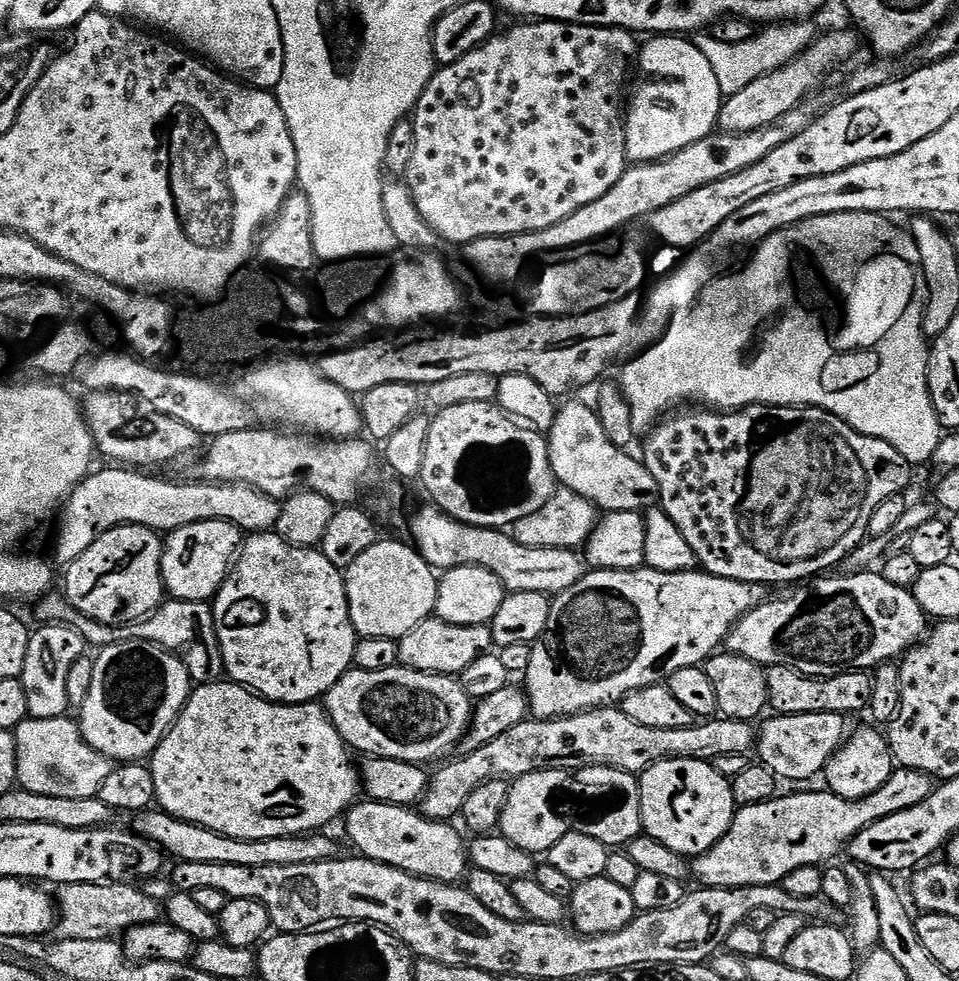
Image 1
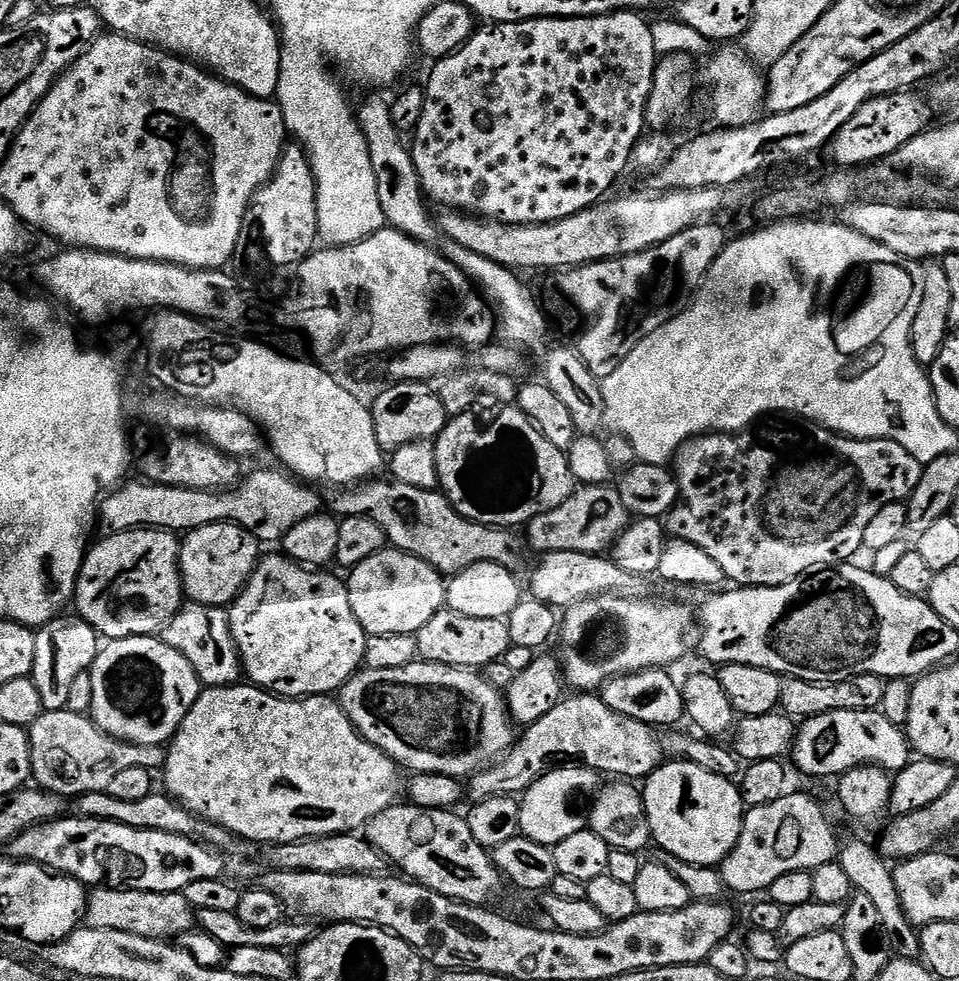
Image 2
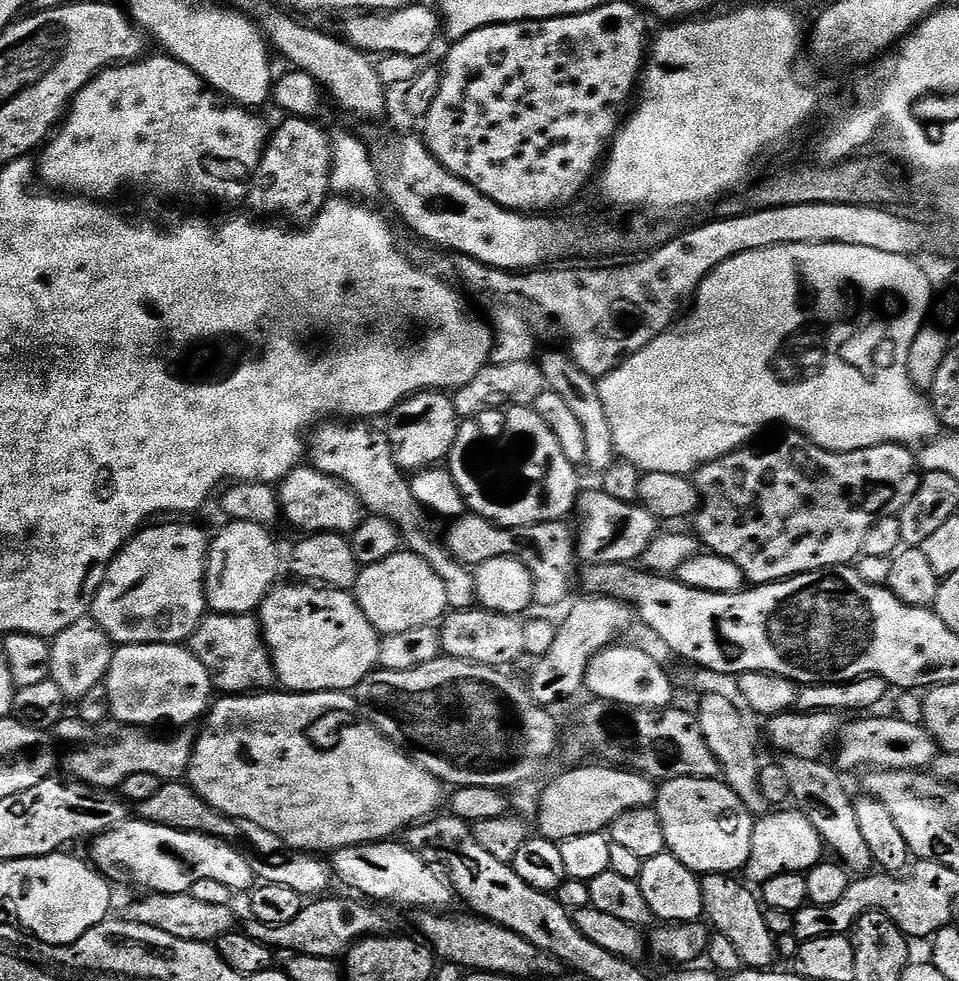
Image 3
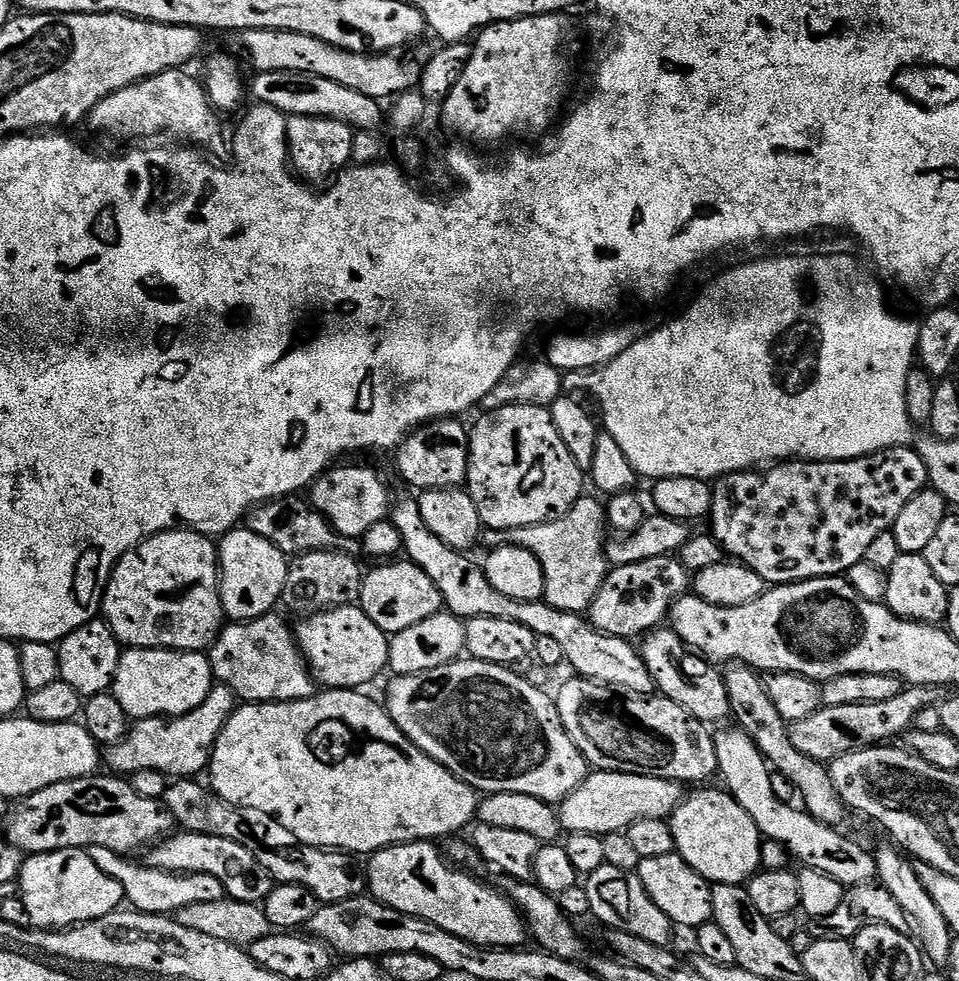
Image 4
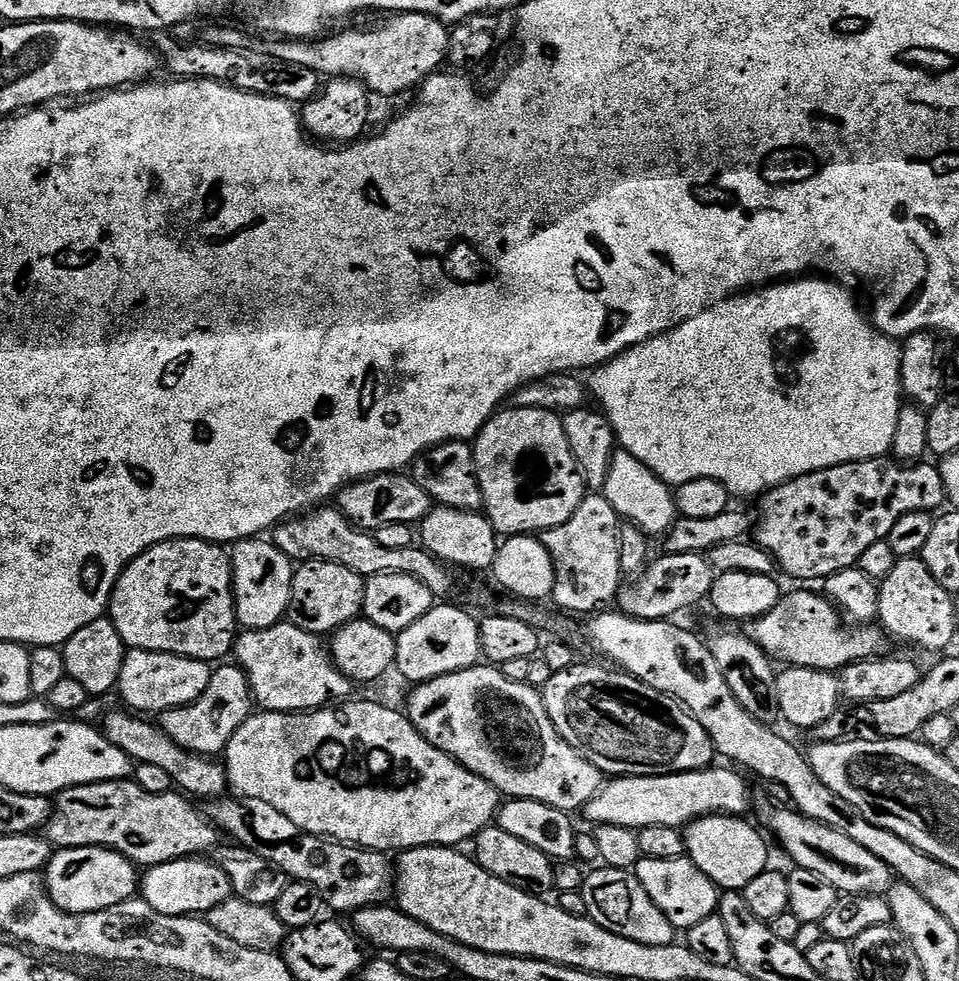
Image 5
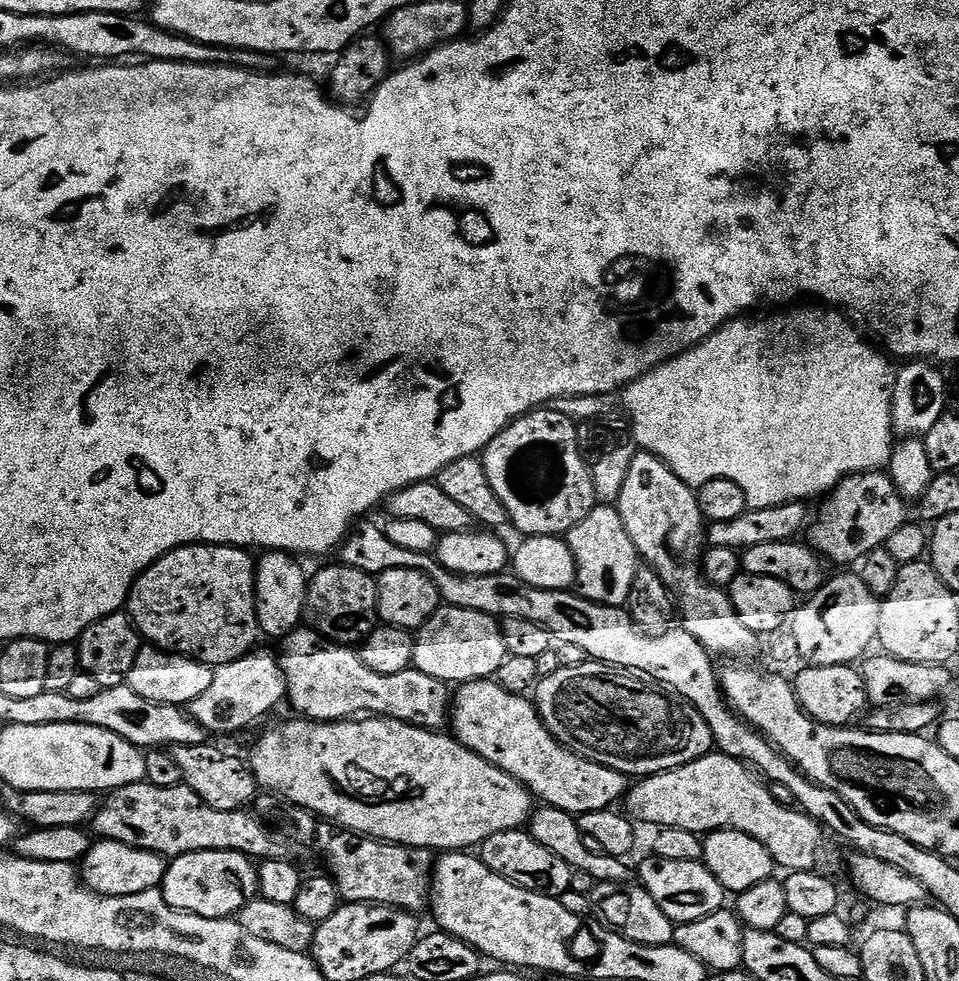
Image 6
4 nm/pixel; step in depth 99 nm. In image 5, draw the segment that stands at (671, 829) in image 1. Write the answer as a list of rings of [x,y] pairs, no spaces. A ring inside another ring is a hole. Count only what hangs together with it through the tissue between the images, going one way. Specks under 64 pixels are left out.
[[[717,814],[693,820],[683,829],[687,859],[692,860],[717,889],[743,890],[769,867],[768,844],[760,837],[759,830],[746,821],[738,816]]]

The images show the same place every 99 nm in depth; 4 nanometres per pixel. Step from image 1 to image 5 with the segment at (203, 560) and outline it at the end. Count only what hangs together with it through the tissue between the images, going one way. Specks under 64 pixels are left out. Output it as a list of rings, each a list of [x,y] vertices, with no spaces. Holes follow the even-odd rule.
[[[268,538],[237,540],[230,552],[232,589],[236,599],[236,619],[241,629],[269,628],[288,615],[292,601],[294,561]]]

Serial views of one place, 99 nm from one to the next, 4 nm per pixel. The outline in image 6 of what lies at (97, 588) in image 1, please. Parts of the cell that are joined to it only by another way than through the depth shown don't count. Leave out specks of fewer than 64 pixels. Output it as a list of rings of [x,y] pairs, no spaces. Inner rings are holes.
[[[185,544],[154,561],[132,584],[126,611],[149,645],[219,666],[247,656],[261,635],[256,617],[256,565],[251,551],[230,544]]]

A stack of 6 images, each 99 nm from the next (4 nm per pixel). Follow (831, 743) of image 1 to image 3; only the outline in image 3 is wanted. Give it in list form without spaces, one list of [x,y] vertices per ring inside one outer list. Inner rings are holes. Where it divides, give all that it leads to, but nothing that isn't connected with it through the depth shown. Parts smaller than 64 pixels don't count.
[[[895,714],[872,716],[869,720],[860,719],[864,718],[853,719],[856,720],[853,724],[845,723],[840,729],[838,747],[835,749],[836,760],[834,759],[837,769],[845,773],[852,772],[855,768],[864,768],[863,770],[931,769],[934,758],[938,755],[938,745],[923,724],[902,722]]]

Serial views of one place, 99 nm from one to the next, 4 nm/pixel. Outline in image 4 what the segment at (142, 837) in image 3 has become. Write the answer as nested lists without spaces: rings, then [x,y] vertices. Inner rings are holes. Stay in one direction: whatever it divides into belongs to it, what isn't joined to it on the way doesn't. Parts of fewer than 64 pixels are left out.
[[[183,830],[169,834],[147,849],[146,863],[150,868],[163,872],[201,872],[210,874],[222,882],[225,893],[233,900],[259,905],[270,894],[274,887],[272,875],[246,850],[246,846],[238,846],[238,842],[230,842],[226,838],[214,838],[206,834],[194,834]]]

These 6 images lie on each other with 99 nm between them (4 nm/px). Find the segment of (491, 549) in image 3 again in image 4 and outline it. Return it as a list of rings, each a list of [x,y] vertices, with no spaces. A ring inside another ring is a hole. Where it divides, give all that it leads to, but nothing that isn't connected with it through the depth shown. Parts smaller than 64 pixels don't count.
[[[581,495],[580,500],[574,502],[574,506],[570,506],[570,510],[559,516],[557,520],[534,526],[522,526],[521,528],[488,530],[482,536],[482,544],[485,544],[485,549],[488,550],[501,548],[503,544],[530,550],[530,554],[534,554],[534,558],[538,558],[544,571],[544,595],[542,597],[544,603],[554,606],[558,610],[581,614],[589,611],[589,605],[594,602],[599,588],[602,587],[610,571],[606,555],[606,535],[604,536],[604,532],[606,533],[606,508],[601,501],[599,504],[595,500],[595,498],[597,499],[595,495],[592,495],[593,497],[588,495]]]

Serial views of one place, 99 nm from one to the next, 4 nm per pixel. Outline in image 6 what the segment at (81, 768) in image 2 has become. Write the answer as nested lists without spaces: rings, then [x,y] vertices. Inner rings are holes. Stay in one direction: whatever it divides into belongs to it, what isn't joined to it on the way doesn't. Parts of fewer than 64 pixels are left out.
[[[253,650],[247,656],[229,664],[219,665],[213,671],[210,687],[198,694],[194,702],[186,705],[188,715],[193,716],[204,727],[205,733],[217,732],[228,736],[240,732],[251,724],[256,724],[267,712],[272,712],[288,695],[288,683],[284,671],[280,669],[279,659],[268,652]]]

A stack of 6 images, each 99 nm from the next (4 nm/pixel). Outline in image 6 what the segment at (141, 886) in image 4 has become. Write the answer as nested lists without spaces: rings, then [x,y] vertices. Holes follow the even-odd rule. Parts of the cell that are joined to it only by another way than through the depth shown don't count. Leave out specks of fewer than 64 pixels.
[[[191,852],[185,856],[175,857],[169,863],[162,891],[166,902],[174,910],[188,912],[192,916],[227,920],[235,917],[248,904],[258,896],[258,868],[249,857],[241,852]]]

